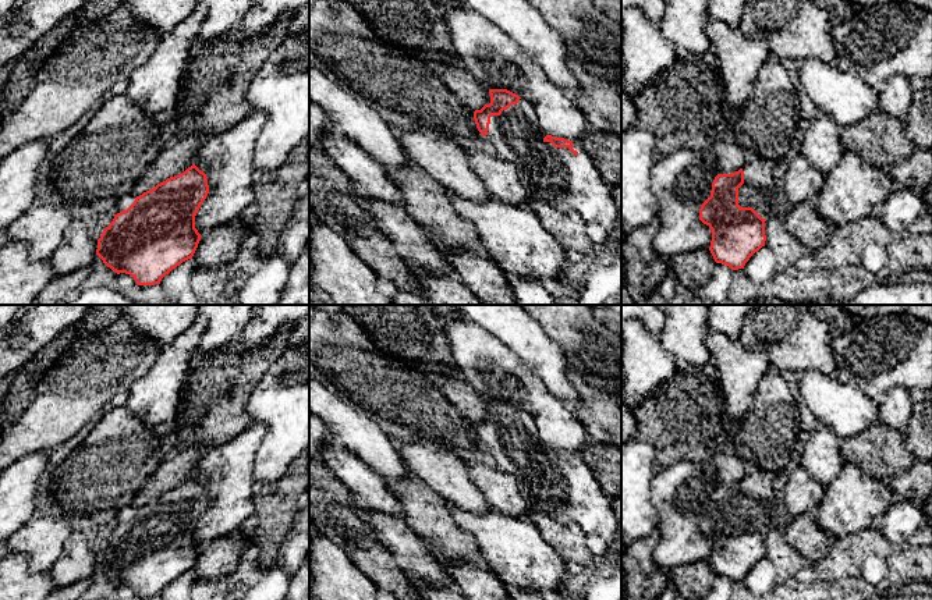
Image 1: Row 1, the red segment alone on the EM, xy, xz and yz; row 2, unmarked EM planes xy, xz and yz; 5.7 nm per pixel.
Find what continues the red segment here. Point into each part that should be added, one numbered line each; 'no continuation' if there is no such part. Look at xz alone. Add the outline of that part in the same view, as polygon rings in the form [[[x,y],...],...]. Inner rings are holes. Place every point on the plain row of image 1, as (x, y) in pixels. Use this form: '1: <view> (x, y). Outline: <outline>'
1: xz (555, 487). Outline: [[[525,411],[492,427],[488,454],[496,468],[511,475],[529,510],[567,523],[577,523],[587,536],[598,536],[607,546],[619,539],[619,519],[610,497],[602,490],[592,469],[580,452],[568,459],[554,459],[543,450],[535,419]]]

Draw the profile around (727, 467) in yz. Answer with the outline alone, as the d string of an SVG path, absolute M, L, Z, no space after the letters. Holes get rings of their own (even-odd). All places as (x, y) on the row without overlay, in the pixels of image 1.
M723 448L708 465L717 486L731 486L743 480L748 462L734 450Z

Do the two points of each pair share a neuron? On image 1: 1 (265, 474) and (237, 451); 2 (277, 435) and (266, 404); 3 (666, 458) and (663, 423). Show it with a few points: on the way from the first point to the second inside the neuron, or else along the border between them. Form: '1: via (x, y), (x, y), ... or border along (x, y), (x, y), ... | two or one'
1: border along (266, 433), (254, 460), (254, 479), (258, 487) | two
2: via (277, 428), (277, 415), (273, 411) | one
3: via (666, 450), (666, 432) | one

